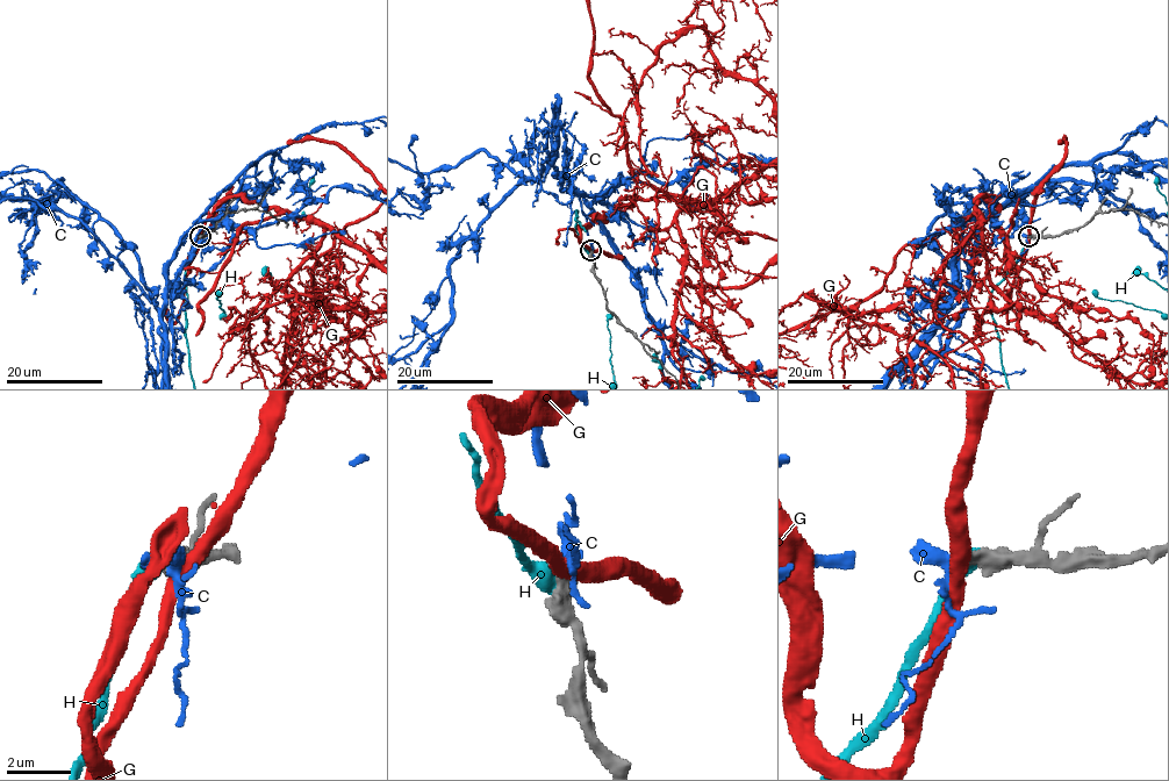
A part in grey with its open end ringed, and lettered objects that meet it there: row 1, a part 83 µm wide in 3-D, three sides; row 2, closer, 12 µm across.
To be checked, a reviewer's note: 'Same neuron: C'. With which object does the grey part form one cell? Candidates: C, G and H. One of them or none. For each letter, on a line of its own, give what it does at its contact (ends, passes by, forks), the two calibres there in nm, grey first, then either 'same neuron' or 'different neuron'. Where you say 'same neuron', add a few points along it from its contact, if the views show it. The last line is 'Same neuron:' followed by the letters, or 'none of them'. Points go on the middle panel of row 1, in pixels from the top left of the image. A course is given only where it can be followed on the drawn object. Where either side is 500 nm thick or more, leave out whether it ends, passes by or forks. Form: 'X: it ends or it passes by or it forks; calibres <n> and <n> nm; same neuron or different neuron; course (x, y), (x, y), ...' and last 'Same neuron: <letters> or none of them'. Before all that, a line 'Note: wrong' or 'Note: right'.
Note: right
C: it passes by; calibres 320 and 320 nm; same neuron
G: it passes by; calibres 440 and 440 nm; different neuron
H: calibres 550 and 550 nm; different neuron
Same neuron: C

